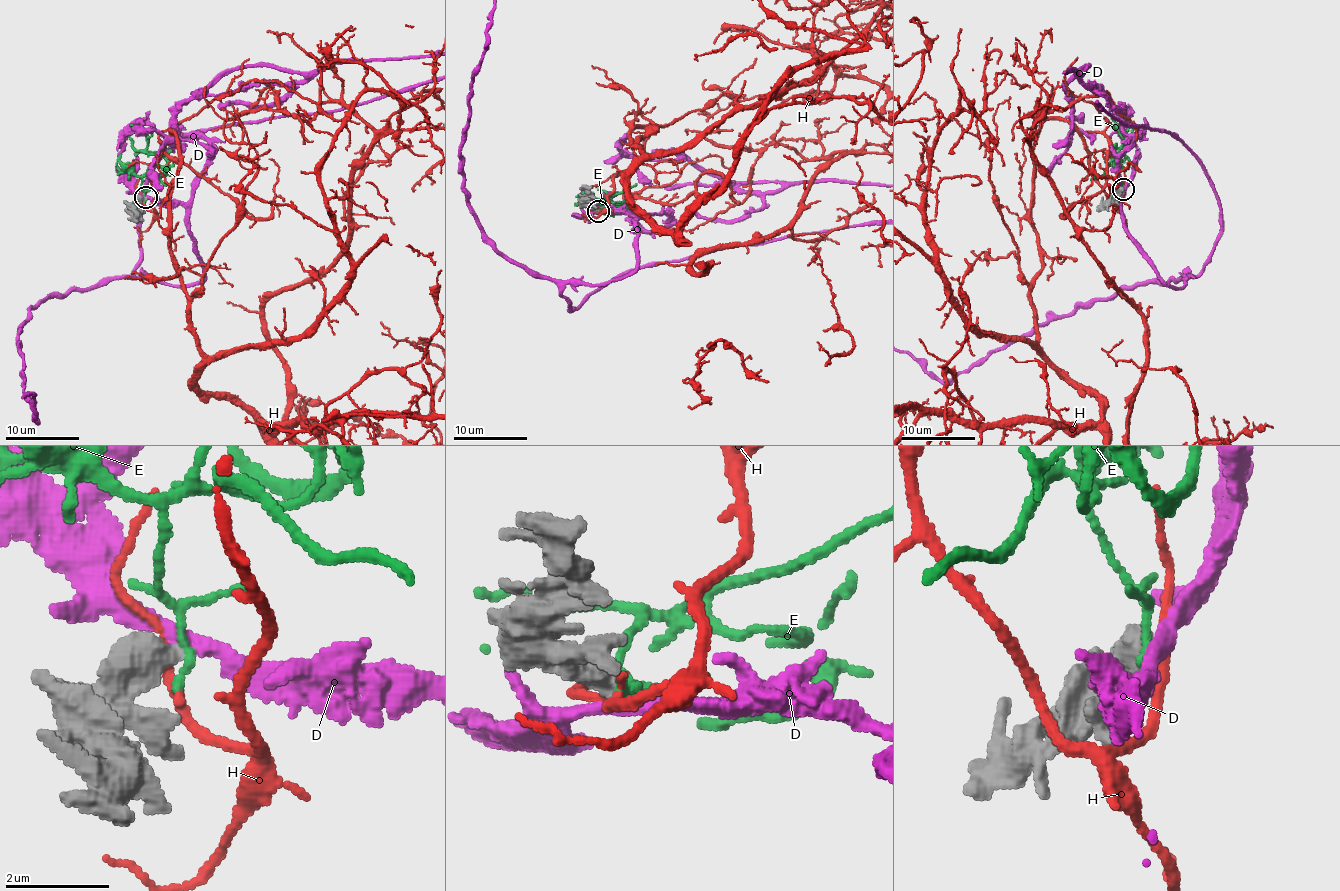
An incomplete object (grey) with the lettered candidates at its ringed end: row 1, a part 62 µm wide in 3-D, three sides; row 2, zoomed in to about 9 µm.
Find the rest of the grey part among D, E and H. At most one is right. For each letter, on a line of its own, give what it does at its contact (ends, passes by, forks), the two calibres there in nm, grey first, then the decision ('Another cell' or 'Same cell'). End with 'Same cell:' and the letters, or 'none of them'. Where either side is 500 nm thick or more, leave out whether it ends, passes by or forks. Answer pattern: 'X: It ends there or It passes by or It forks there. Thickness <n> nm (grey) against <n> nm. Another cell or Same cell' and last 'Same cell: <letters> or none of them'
D: It passes by. Thickness 480 nm (grey) against 280 nm. Same cell
E: Thickness 500 nm (grey) against 120 nm. Another cell
H: Thickness 600 nm (grey) against 130 nm. Another cell
Same cell: D

